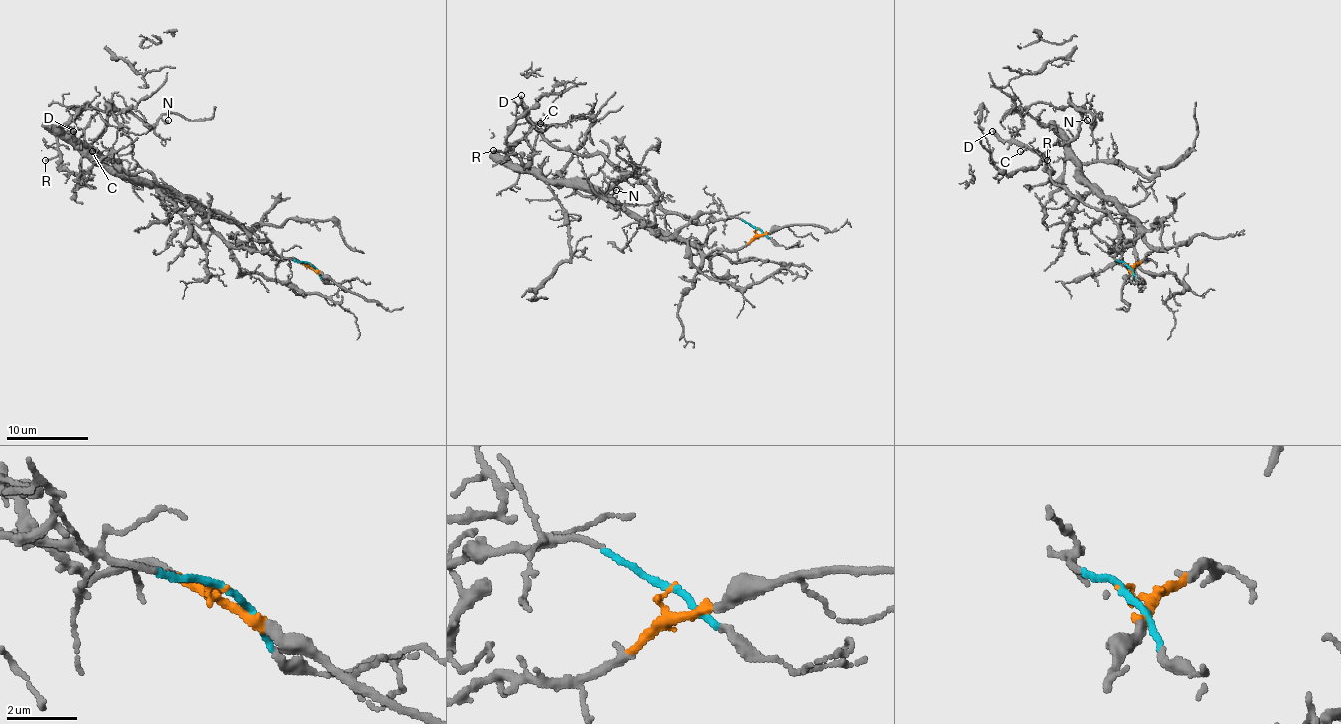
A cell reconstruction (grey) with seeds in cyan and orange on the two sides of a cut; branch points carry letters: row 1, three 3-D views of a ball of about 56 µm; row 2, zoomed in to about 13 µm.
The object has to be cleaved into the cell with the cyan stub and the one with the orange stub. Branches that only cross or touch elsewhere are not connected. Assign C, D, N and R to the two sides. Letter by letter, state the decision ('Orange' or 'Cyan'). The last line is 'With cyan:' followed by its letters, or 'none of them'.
C: Cyan
D: Cyan
N: Orange
R: Orange
With cyan: C, D

